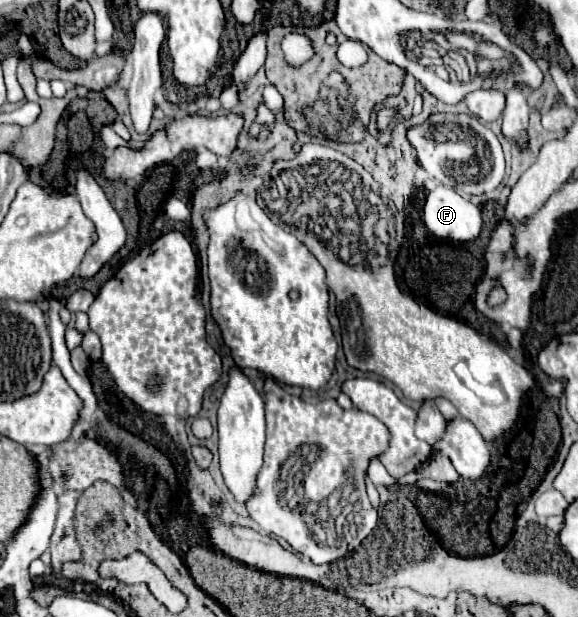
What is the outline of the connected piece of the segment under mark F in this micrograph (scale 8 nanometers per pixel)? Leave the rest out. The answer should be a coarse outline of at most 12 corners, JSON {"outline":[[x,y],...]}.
{"outline":[[447,186],[429,192],[423,220],[433,236],[471,242],[481,208]]}

